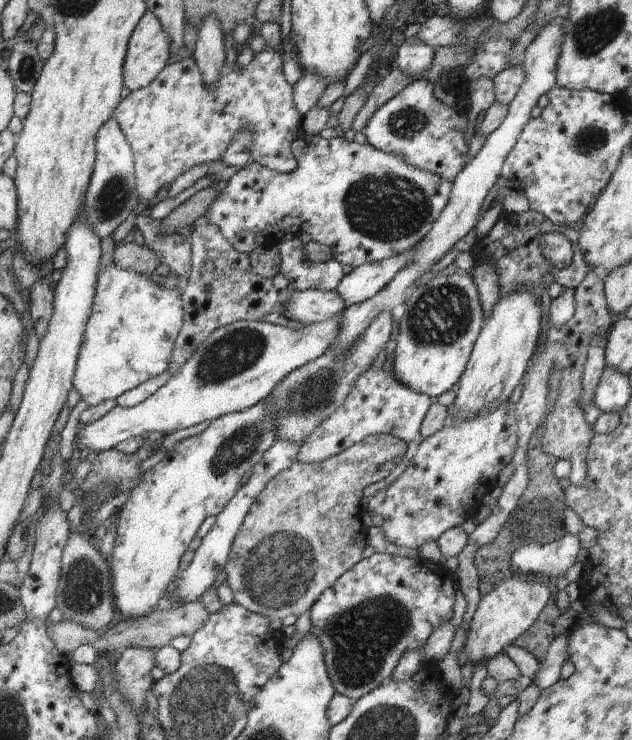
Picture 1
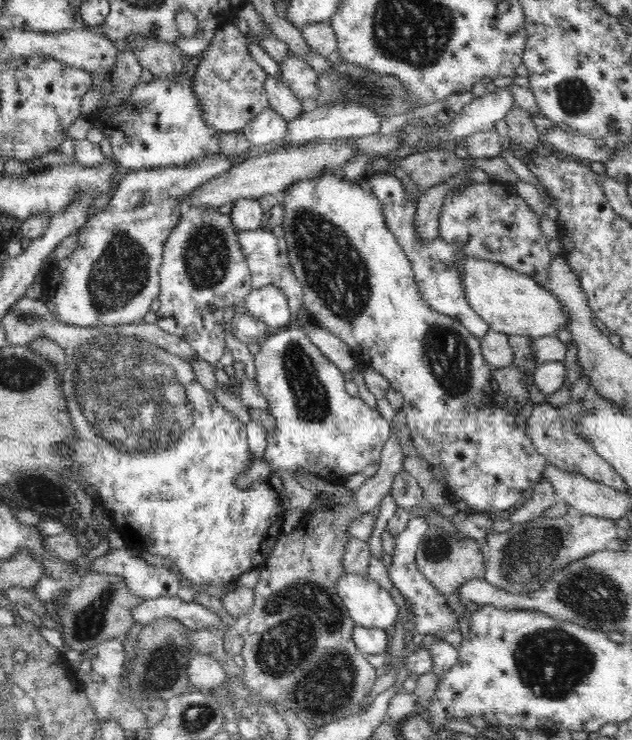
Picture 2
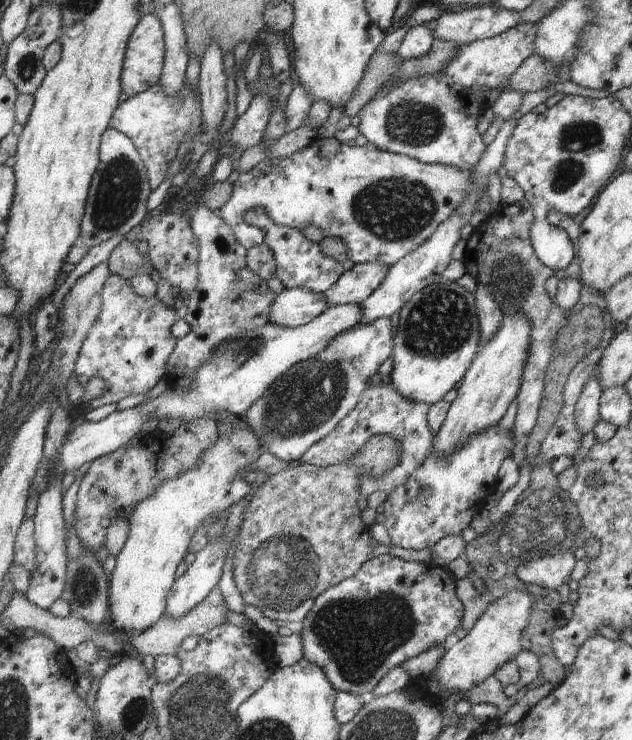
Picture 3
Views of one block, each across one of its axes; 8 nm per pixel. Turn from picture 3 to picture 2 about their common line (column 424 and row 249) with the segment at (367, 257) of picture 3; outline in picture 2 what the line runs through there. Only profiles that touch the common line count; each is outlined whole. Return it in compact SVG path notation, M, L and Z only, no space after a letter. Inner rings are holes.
M190 206L182 211L178 224L174 226L163 248L163 259L159 268L160 306L157 312L157 325L168 334L175 334L187 341L199 358L215 365L224 349L224 335L227 332L224 310L242 303L252 292L251 272L245 254L238 245L238 231L229 215L222 215L218 209ZM210 306L215 310L210 312Z

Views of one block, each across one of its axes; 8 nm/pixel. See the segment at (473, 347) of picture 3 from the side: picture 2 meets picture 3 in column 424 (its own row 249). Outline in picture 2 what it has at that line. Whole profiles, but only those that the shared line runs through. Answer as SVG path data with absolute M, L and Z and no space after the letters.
M322 171L317 177L309 179L298 179L283 190L284 200L282 202L284 216L282 228L284 238L288 247L288 256L291 267L296 278L301 282L303 288L303 306L307 312L319 322L319 326L328 329L334 336L341 338L351 348L356 359L363 362L365 368L373 368L384 378L389 380L393 389L399 390L403 394L403 406L407 427L411 430L412 441L417 453L417 460L423 460L430 465L430 470L434 477L443 485L445 494L448 495L448 502L464 501L468 510L476 509L478 514L492 517L493 514L501 513L511 508L518 508L526 502L524 492L528 488L536 486L542 481L542 472L548 466L548 461L538 453L534 447L530 433L526 430L525 420L527 419L527 408L517 409L516 415L512 414L514 405L508 404L500 407L494 396L496 391L492 389L490 380L493 372L486 362L481 351L481 339L476 338L470 331L455 318L432 311L429 304L422 298L413 273L411 260L408 258L402 245L398 243L395 235L386 225L386 217L382 211L382 203L376 199L374 194L358 180L347 179L340 171Z

